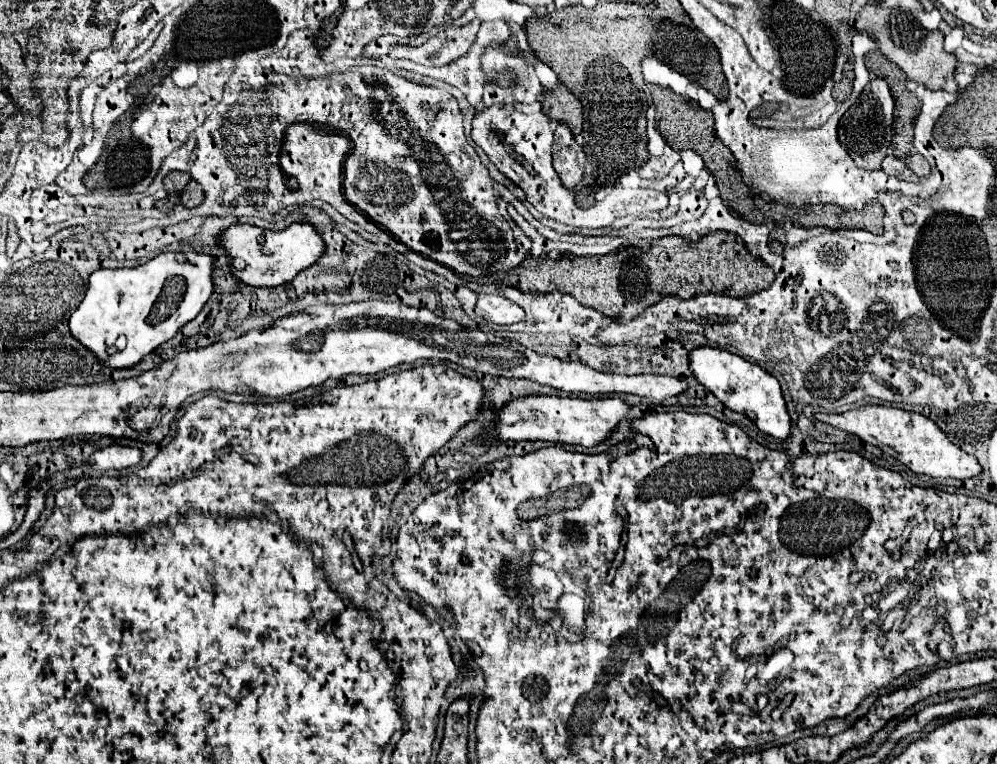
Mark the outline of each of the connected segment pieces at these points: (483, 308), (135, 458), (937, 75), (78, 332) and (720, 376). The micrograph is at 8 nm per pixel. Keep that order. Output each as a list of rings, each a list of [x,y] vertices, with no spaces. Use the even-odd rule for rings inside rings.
[[[480,294],[476,304],[476,316],[494,324],[514,324],[524,318],[524,312],[522,308],[518,308],[518,304],[506,300],[504,296]]]
[[[112,444],[112,446],[106,446],[98,452],[94,452],[90,456],[90,462],[98,470],[124,470],[124,468],[130,468],[130,466],[138,464],[140,458],[142,458],[140,448]]]
[[[878,2],[868,4],[862,8],[862,12],[856,18],[856,30],[868,30],[874,40],[878,42],[880,52],[896,62],[910,80],[916,80],[924,84],[930,90],[946,90],[954,92],[958,88],[954,80],[956,70],[956,56],[944,50],[944,34],[940,30],[926,30],[910,12],[902,12],[896,8],[886,8]]]
[[[164,252],[156,258],[148,260],[142,266],[136,268],[120,268],[120,270],[96,270],[90,276],[88,292],[76,312],[70,316],[70,332],[88,346],[98,358],[106,360],[110,368],[130,368],[136,366],[144,354],[158,348],[162,342],[170,340],[184,324],[194,320],[208,298],[214,292],[214,264],[216,256],[210,254],[198,254],[198,252]],[[120,336],[126,336],[126,346],[114,354],[108,354],[108,348],[116,344]]]
[[[698,346],[698,348],[690,350],[688,366],[690,366],[694,378],[706,390],[710,390],[726,408],[746,414],[764,434],[770,434],[780,440],[790,436],[790,416],[788,416],[786,402],[780,392],[780,384],[764,368],[760,368],[758,364],[752,364],[736,354],[730,354],[726,350],[712,348],[712,346]]]

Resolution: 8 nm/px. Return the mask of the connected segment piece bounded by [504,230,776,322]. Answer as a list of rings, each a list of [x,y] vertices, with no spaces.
[[[718,230],[714,234],[702,236],[696,242],[688,242],[682,236],[664,236],[656,240],[644,240],[642,246],[626,246],[618,252],[610,252],[604,256],[560,256],[548,260],[526,258],[518,268],[504,274],[504,284],[516,286],[522,292],[570,292],[584,306],[590,306],[606,316],[618,318],[620,322],[628,322],[668,294],[676,294],[680,298],[692,298],[698,292],[726,292],[730,296],[746,296],[750,292],[760,292],[768,288],[774,282],[774,278],[774,270],[760,258],[752,256],[740,236]]]

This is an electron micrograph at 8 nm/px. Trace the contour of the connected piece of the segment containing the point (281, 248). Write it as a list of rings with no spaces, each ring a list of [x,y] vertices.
[[[294,222],[288,228],[274,232],[250,224],[232,224],[222,236],[220,244],[232,256],[232,274],[250,286],[280,286],[294,280],[296,274],[314,266],[326,250],[326,242],[314,224]]]

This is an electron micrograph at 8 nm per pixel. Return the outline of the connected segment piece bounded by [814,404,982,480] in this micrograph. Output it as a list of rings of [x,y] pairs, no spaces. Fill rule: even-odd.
[[[860,406],[856,410],[848,410],[844,414],[814,414],[816,420],[826,422],[838,430],[860,436],[864,442],[878,446],[884,454],[896,458],[912,472],[934,476],[934,478],[974,478],[980,474],[980,464],[974,456],[962,452],[954,446],[946,434],[938,428],[938,424],[918,412],[892,408],[892,406]]]

